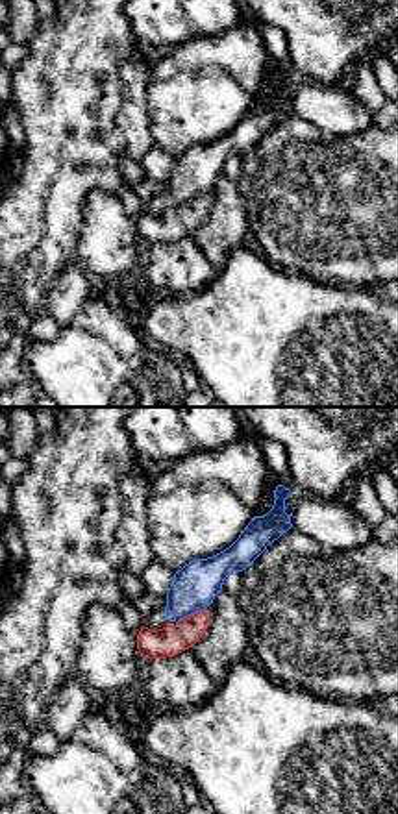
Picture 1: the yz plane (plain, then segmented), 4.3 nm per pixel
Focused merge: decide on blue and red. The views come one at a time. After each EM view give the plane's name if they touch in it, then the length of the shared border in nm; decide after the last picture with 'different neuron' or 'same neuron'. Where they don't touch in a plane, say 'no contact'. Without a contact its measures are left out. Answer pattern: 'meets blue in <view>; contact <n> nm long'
meets blue in yz; contact 140 nm long

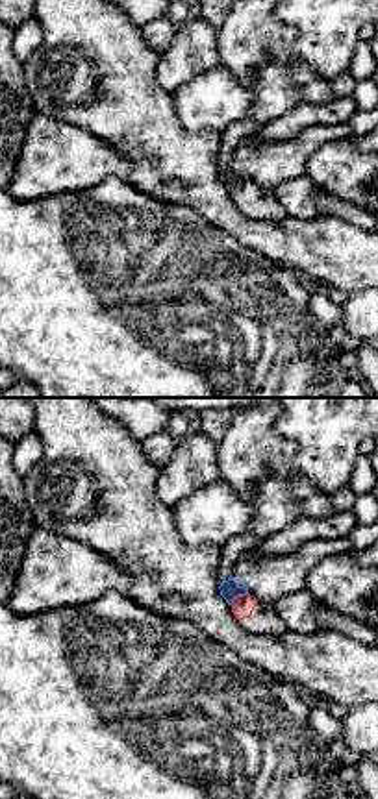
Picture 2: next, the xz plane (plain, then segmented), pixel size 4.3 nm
meets blue in xz; contact 90 nm long

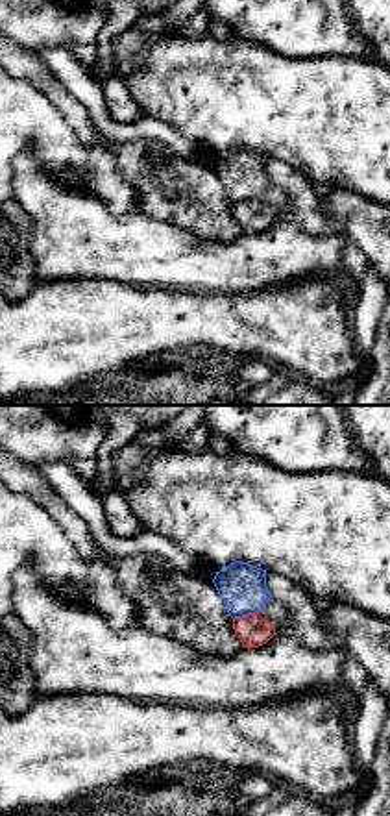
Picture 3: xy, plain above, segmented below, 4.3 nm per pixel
meets blue in xy; contact 120 nm long

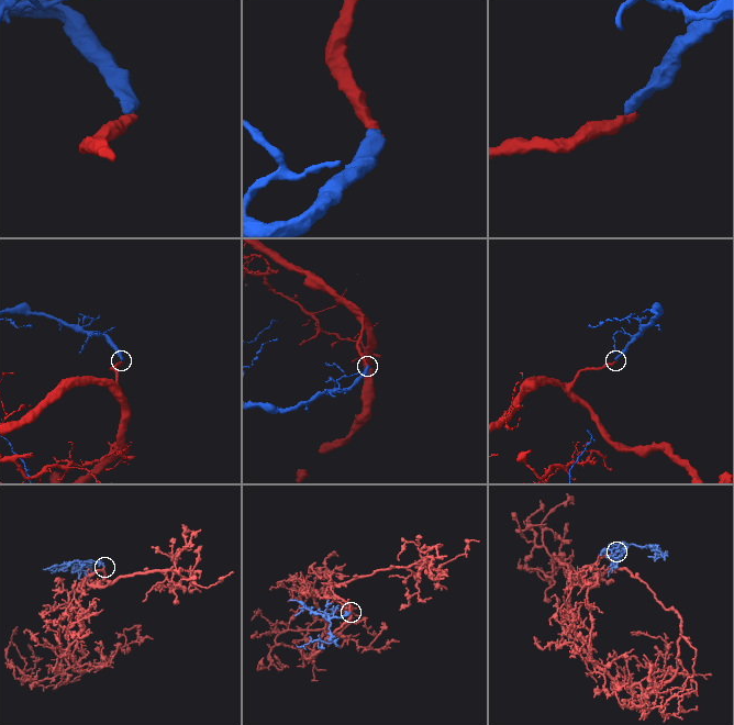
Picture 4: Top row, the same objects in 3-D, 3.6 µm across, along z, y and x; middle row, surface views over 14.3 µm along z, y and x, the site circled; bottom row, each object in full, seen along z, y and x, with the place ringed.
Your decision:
different neuron

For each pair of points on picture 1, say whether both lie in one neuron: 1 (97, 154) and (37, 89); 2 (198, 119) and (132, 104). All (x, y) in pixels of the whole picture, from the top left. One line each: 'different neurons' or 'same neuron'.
1: same neuron
2: different neurons

